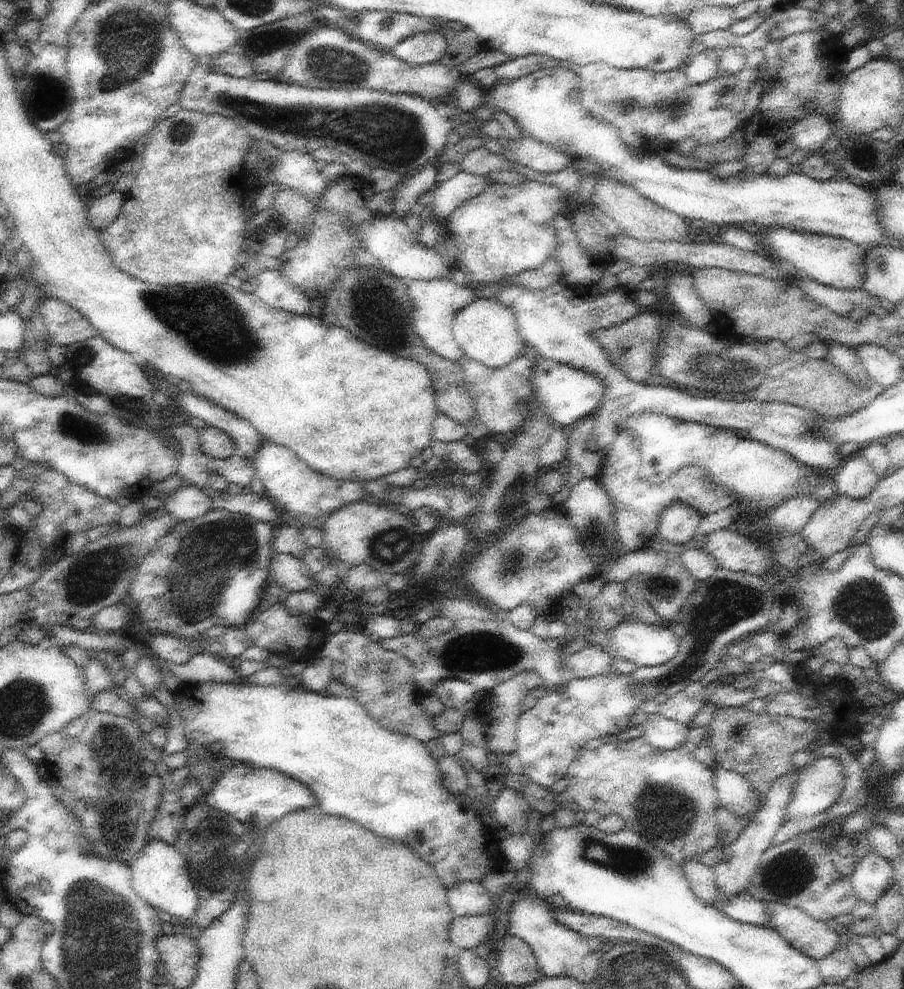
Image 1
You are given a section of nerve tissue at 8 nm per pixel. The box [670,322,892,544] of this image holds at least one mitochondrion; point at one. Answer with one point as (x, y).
(711, 365)

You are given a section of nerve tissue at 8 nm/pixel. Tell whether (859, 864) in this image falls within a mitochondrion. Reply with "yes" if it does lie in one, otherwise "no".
no

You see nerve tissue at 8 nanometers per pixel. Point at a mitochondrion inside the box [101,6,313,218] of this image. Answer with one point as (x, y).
(267, 40)

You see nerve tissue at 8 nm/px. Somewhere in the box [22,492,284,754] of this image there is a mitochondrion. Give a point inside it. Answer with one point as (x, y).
(191, 595)

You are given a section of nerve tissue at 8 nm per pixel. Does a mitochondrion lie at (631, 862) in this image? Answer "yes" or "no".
yes

